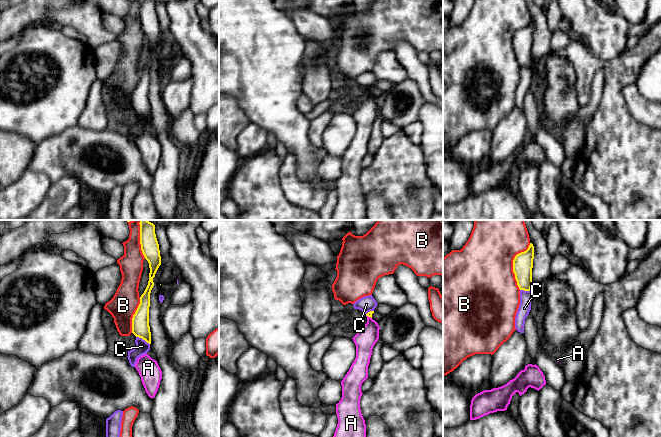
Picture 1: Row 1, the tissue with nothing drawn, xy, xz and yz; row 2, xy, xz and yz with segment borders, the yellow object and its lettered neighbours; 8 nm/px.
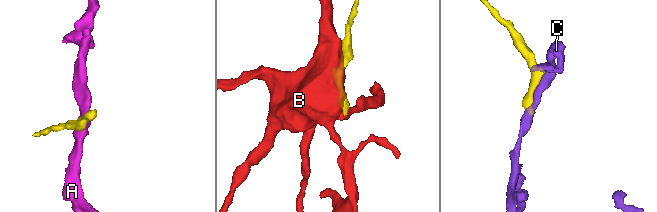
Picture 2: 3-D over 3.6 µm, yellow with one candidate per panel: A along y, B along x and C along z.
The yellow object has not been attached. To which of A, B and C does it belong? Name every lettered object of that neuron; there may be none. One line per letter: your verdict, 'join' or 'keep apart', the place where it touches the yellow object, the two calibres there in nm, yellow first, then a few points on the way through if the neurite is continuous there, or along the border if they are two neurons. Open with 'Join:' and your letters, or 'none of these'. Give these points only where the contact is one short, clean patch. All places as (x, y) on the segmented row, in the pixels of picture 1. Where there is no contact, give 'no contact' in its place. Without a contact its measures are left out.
Join: none of these
A: keep apart | xz (369, 316) | 50/170 nm | along xz (366, 315), (371, 318)
B: keep apart | yz (513, 264) | 160/480 nm
C: keep apart | xy (143, 339) | 140/110 nm

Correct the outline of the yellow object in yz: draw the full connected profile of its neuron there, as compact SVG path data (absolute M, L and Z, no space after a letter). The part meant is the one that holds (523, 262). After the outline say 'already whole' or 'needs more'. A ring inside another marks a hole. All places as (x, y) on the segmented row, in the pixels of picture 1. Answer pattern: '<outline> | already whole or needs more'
M530 243L528 249L517 254L513 260L513 272L520 290L531 291L534 246Z | already whole

